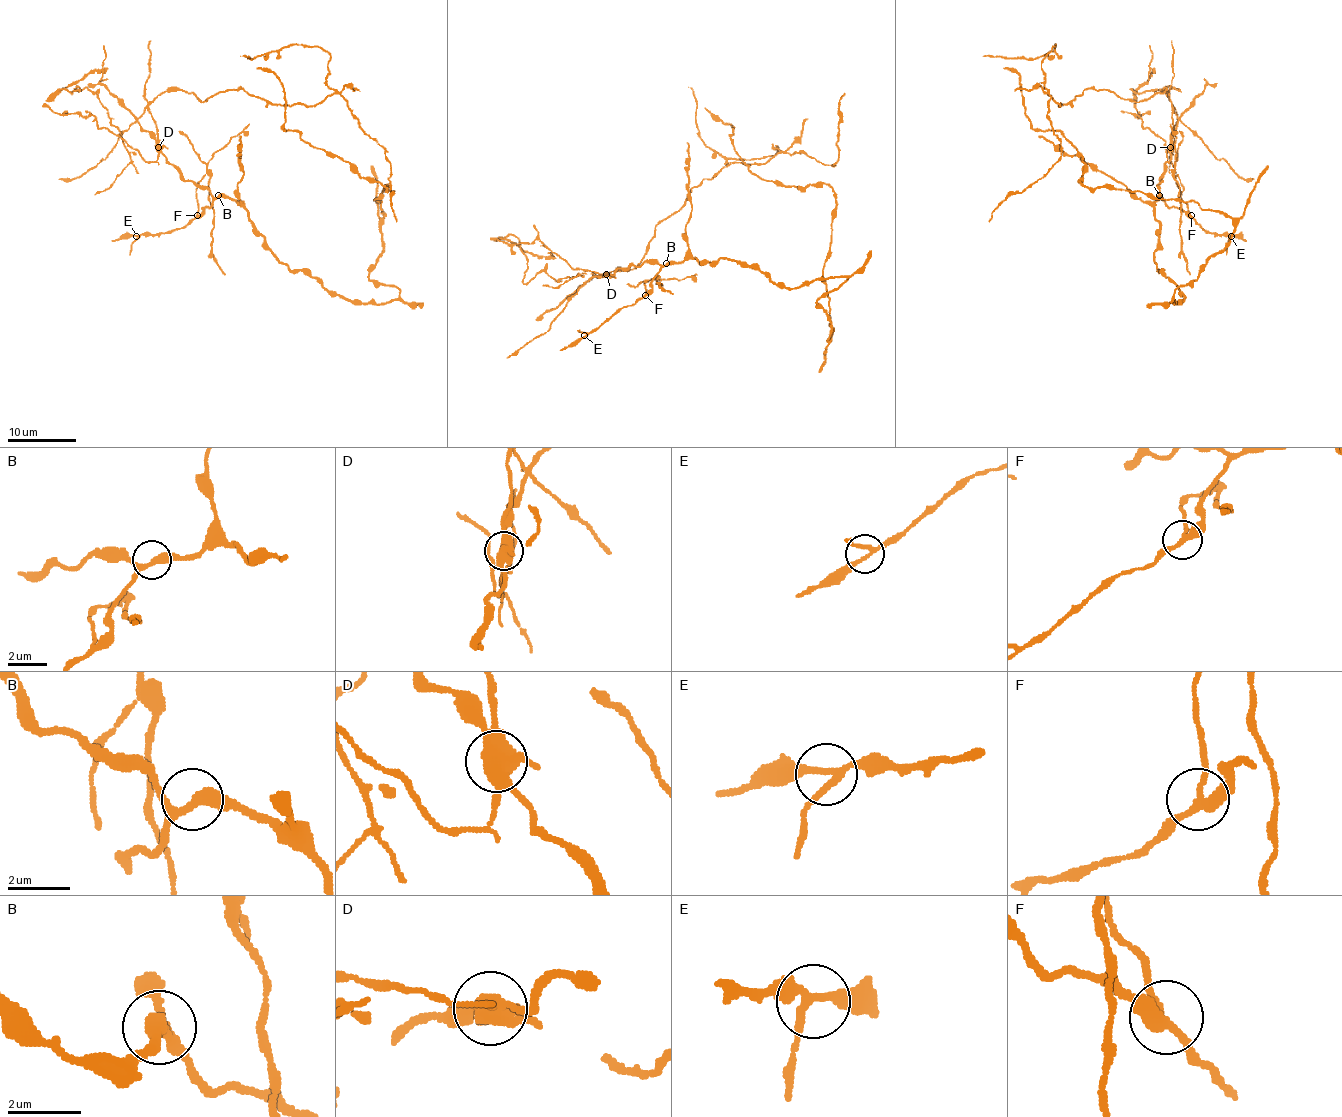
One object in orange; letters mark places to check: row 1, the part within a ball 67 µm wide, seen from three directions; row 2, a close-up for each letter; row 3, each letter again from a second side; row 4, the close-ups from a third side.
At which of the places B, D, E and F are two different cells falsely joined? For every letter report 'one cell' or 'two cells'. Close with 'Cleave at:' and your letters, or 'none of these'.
B: one cell
D: two cells
E: one cell
F: two cells
Cleave at: D, F

